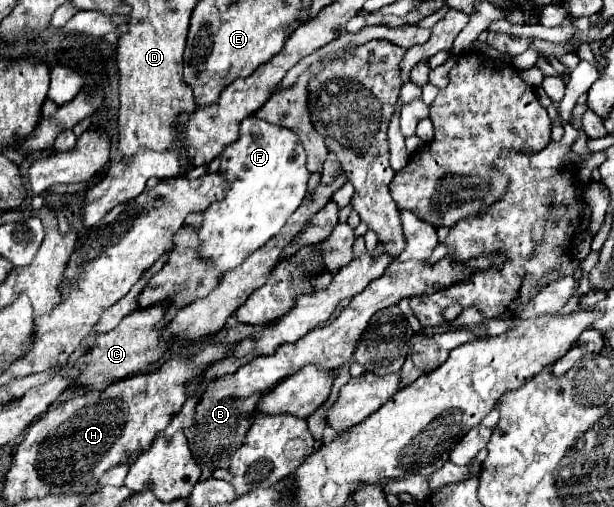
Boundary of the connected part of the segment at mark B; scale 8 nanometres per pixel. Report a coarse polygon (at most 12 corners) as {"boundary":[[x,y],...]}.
{"boundary":[[394,259],[326,327],[202,393],[184,431],[202,479],[228,465],[260,395],[306,365],[342,367],[376,311],[502,265]]}

